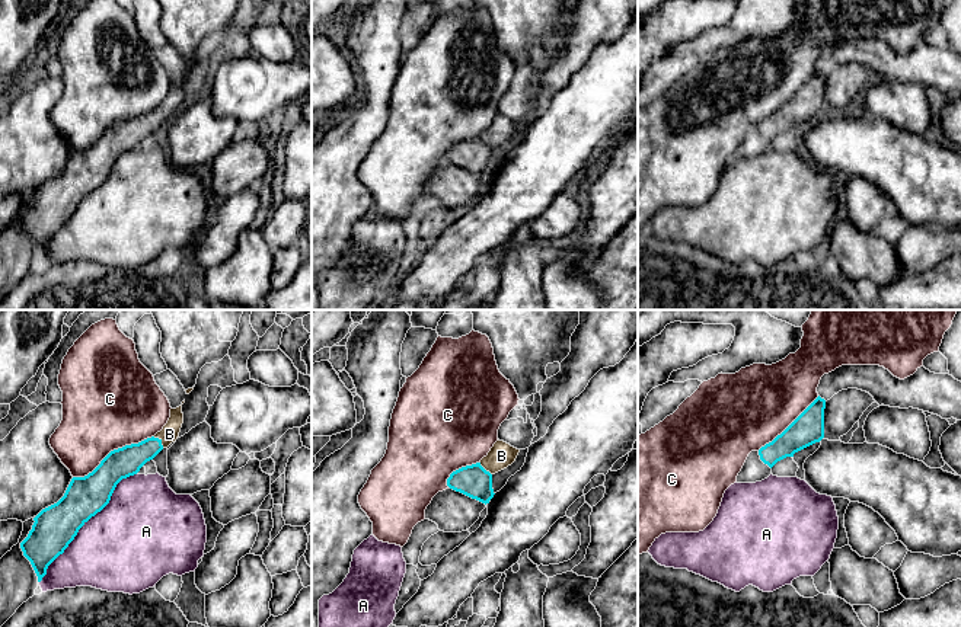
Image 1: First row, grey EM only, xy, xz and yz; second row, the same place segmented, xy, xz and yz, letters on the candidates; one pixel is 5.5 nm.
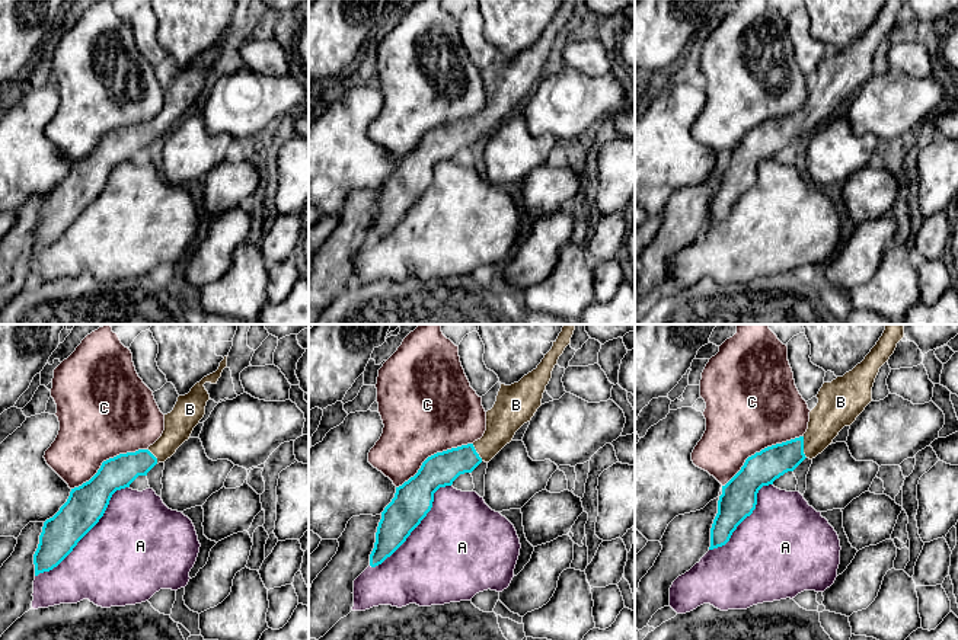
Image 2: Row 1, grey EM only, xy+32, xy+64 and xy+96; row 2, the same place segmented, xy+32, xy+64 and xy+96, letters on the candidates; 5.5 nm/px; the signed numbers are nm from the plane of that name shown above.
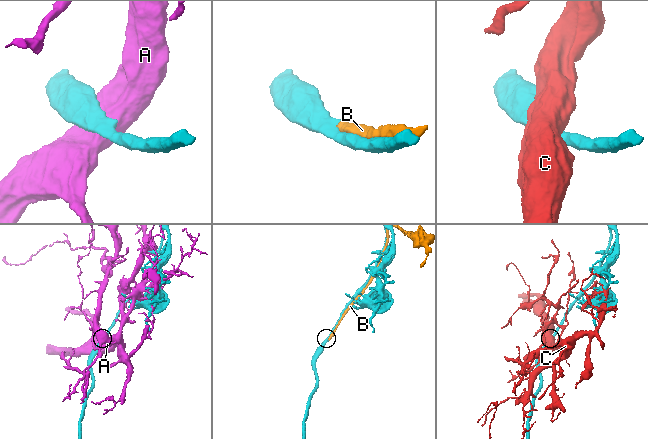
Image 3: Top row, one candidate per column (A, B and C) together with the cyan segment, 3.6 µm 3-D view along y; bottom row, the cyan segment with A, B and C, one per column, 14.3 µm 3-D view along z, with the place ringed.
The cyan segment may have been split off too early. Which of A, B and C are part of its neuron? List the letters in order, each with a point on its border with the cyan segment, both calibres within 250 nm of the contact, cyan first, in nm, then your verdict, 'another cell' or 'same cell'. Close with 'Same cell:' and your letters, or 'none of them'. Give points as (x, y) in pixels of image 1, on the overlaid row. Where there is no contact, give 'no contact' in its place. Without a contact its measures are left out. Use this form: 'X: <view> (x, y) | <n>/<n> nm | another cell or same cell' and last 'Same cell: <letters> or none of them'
A: xy (86, 521) | 240/480 nm | another cell
B: xy (160, 441) | 170/100 nm | same cell
C: xy (114, 450) | 190/480 nm | another cell
Same cell: B

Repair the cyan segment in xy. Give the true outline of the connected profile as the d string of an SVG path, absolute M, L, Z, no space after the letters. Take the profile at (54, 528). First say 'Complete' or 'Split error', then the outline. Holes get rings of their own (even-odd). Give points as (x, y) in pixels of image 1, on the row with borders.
Split error. M181 404L170 409L170 418L160 432L138 444L111 451L92 473L73 477L64 496L33 518L32 530L20 543L20 548L31 562L38 582L79 530L109 503L116 484L137 474L147 461L178 439L182 423Z

